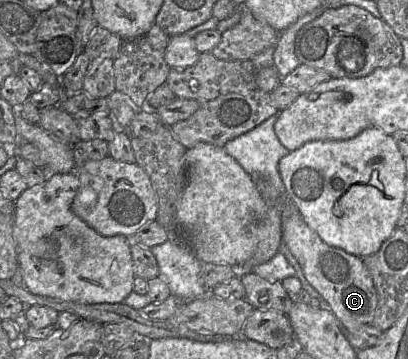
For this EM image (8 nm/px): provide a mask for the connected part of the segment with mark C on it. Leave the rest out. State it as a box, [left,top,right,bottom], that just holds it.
[283,212,378,329]

